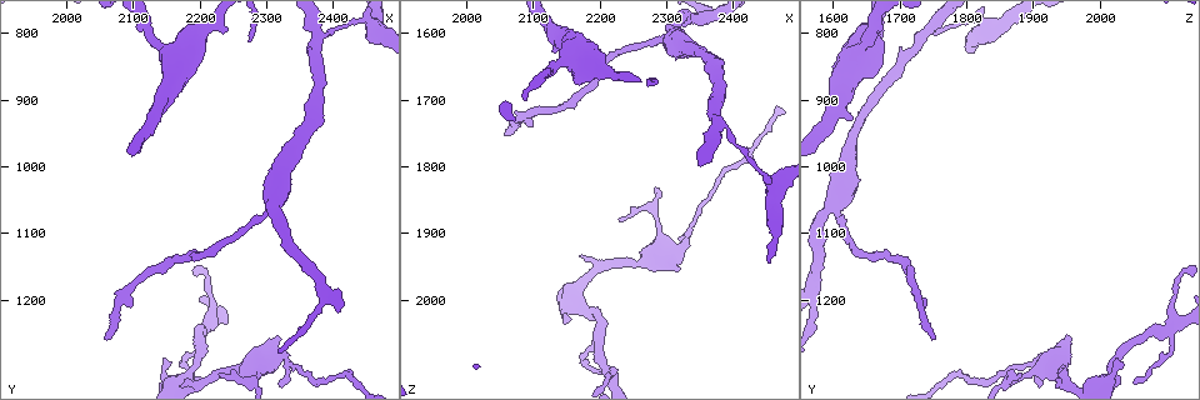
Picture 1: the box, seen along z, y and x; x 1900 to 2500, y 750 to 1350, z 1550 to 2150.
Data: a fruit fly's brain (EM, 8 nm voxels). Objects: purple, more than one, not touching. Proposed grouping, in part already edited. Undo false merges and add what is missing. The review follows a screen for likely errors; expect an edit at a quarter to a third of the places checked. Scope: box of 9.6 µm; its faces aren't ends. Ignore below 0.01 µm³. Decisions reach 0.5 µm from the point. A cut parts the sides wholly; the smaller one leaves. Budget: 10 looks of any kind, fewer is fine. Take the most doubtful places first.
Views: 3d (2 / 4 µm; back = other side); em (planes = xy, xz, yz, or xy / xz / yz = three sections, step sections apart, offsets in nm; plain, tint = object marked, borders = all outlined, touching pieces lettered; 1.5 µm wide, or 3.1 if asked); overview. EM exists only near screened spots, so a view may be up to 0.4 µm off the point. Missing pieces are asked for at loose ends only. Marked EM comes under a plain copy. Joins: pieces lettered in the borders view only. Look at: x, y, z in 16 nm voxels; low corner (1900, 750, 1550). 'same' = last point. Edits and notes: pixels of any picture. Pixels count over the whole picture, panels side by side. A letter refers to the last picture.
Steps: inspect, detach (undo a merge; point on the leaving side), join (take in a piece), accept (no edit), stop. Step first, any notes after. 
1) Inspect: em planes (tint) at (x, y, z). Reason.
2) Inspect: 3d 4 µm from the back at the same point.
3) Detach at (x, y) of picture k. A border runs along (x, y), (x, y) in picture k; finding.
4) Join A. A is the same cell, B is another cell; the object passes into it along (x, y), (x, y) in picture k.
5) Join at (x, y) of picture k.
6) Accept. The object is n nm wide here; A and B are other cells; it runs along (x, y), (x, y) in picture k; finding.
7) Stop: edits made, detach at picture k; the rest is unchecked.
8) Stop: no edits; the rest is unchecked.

Inspect: em yz step 4 (tint) at (2310, 1250, 1950). Thick end.

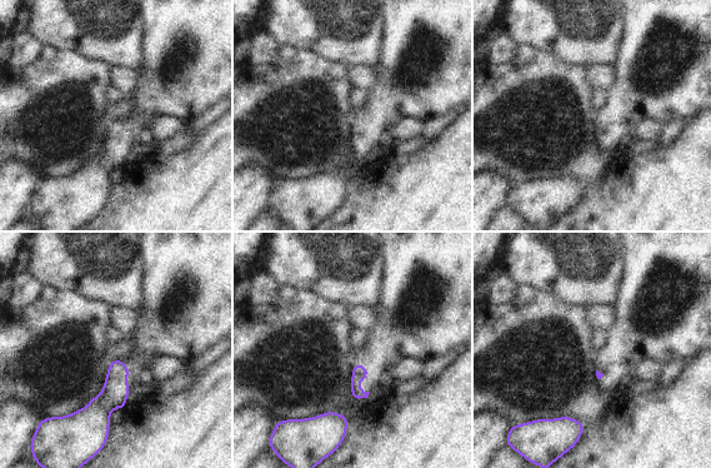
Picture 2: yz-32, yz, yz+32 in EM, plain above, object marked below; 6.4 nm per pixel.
Inspect: em yz step 4 (borders) at the same point. See the neighbours.

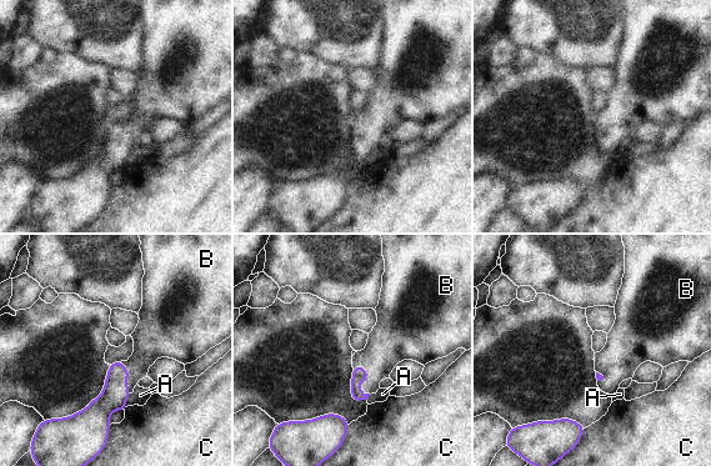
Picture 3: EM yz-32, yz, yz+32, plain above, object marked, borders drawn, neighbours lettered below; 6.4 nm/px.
Join B. B is the same cell, A and C are other cells; the object passes into it along (359, 375), (365, 380), (386, 347) in picture 3; it goes on there.

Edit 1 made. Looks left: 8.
Inspect: 3d 2 µm at (2060, 1260, 1755). Long arm stops here.

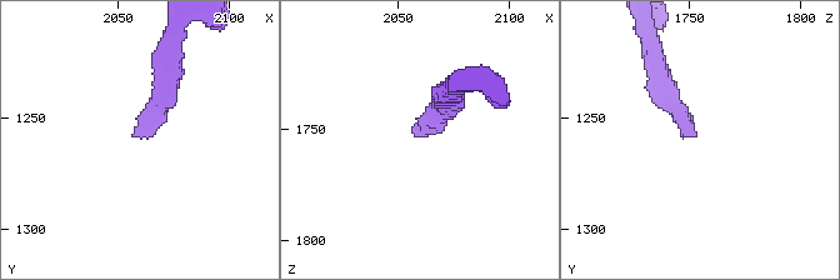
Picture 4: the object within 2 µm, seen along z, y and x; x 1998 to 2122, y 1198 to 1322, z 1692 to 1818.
Inspect: em planes (tint) at (2058, 1259, 1752). Need the tissue.

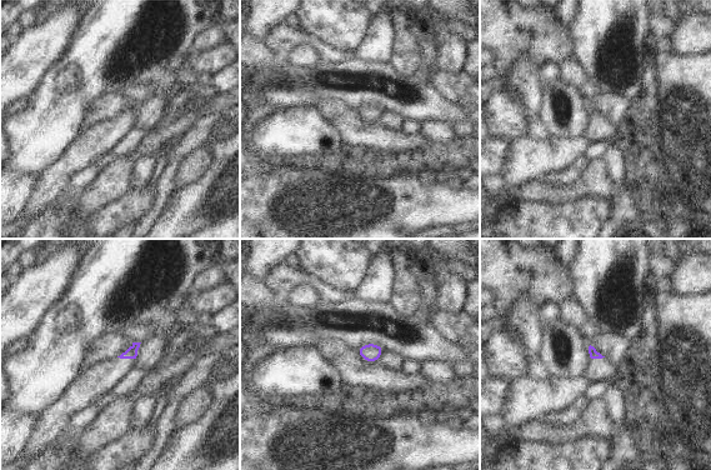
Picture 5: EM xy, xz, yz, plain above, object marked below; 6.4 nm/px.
Inspect: em planes (borders) at the same point.

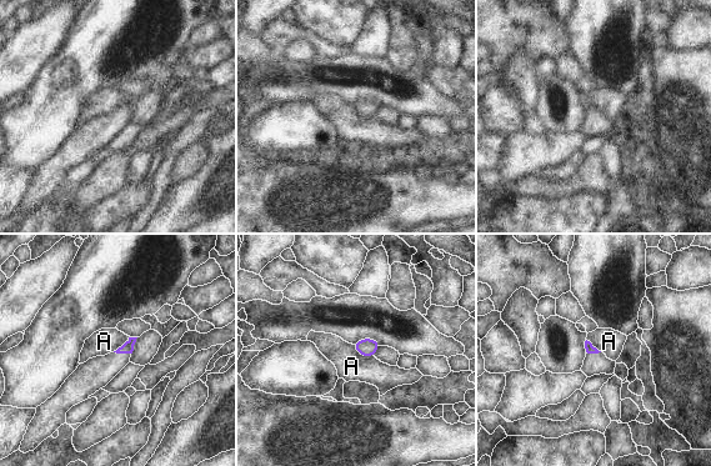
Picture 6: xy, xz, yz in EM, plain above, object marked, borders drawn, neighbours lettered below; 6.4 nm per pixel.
Accept. A is another cell; none of them fits.

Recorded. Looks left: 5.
Inspect: em yz step 4 (borders) at (2380, 805, 1730). Two arms in line, one across.

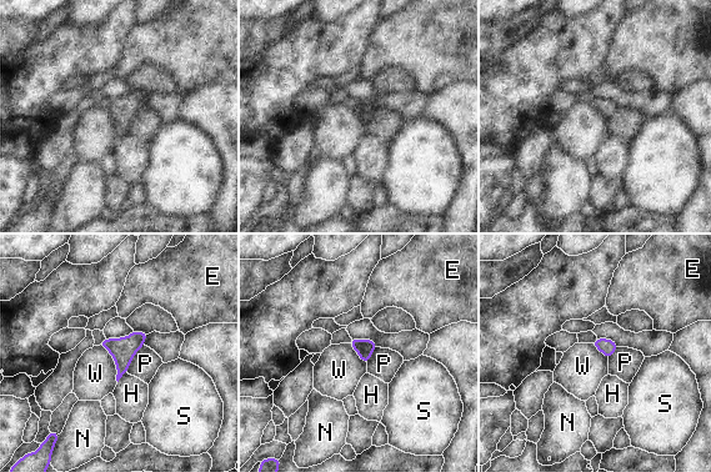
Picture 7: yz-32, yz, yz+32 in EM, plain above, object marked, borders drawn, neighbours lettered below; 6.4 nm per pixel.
Detach at (366, 347) of picture 7. The object is 90 nm wide here; E, H, N, P, S and W are other cells; a border runs along (355, 347), (366, 355), (371, 354) in picture 7; a second cell is stuck on.

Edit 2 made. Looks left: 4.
Inspect: em planes (borders) at (2155, 1290, 2030). Free end.

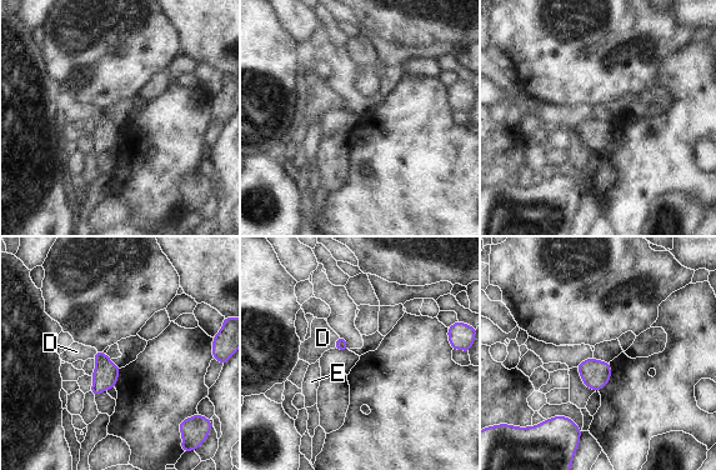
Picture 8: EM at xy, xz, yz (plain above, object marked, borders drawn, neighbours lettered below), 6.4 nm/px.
Join D. D is the same cell, E is another cell; it goes on there.

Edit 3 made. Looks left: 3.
Stop: edits made, join at picture 3, detach at picture 7, join at picture 8; the rest is unchecked.

